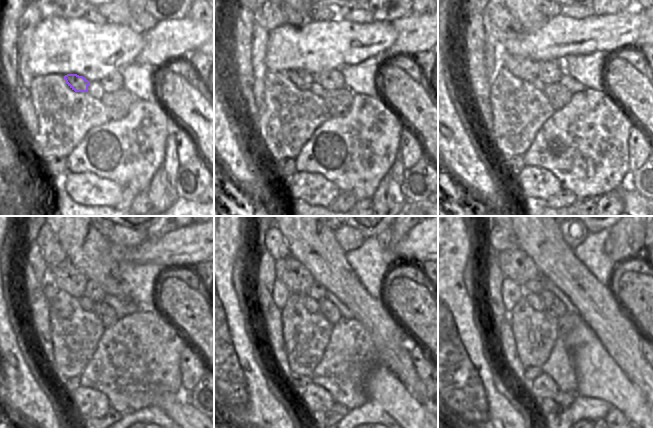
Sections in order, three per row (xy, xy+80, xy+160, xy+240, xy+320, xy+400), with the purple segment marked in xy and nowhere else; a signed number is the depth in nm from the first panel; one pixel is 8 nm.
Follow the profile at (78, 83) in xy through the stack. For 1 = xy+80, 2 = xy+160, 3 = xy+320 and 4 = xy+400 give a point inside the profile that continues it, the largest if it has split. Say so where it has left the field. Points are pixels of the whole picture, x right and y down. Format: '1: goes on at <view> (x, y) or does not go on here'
1: goes on at xy+80 (302, 79)
2: goes on at xy+160 (526, 69)
3: goes on at xy+320 (289, 271)
4: goes on at xy+400 (515, 264)

